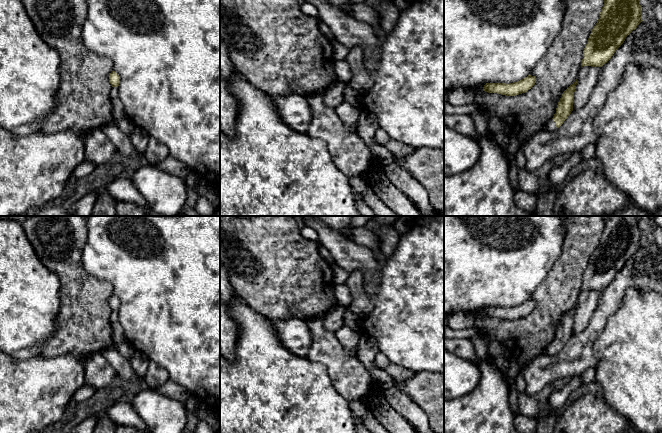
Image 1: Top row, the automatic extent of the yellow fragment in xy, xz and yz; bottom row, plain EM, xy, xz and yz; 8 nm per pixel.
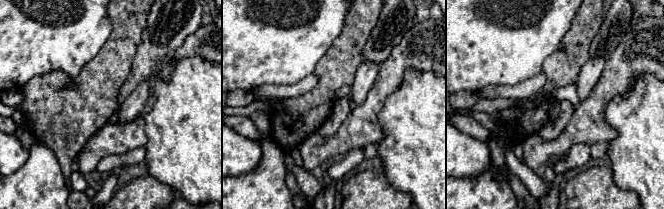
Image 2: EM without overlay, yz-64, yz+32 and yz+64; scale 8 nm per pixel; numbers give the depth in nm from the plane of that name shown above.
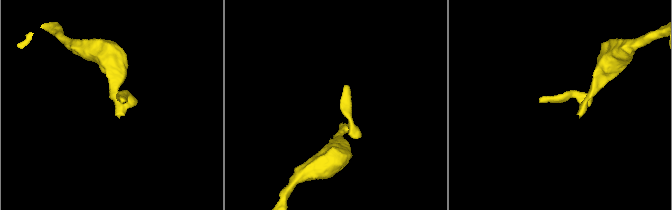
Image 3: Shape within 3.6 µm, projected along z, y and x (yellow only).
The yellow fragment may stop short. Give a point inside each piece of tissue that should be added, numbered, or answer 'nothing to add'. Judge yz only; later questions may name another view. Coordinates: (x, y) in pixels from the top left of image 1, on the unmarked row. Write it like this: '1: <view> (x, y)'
1: yz (551, 349)

